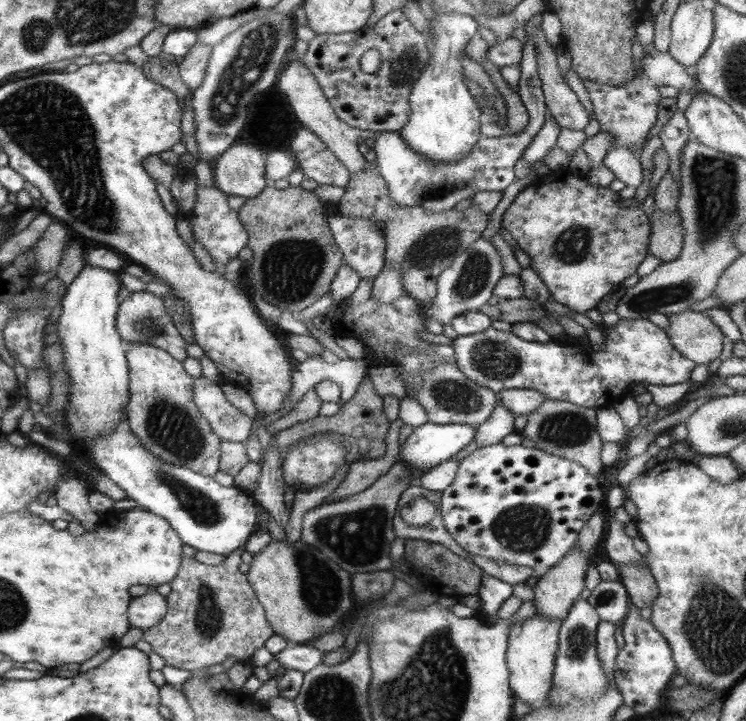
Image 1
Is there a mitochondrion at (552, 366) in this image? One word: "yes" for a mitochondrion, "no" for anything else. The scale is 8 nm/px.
no

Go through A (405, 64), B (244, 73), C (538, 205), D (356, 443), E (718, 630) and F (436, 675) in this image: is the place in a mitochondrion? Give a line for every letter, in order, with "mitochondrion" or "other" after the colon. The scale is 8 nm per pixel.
A: mitochondrion
B: mitochondrion
C: other
D: other
E: mitochondrion
F: mitochondrion

